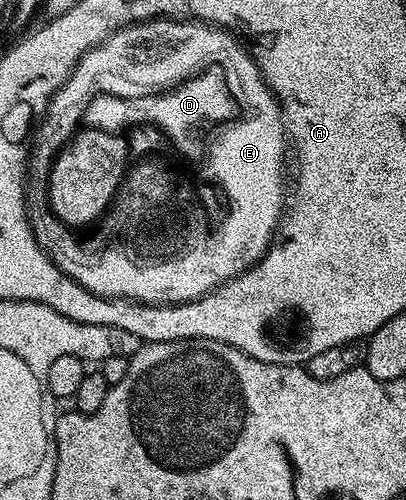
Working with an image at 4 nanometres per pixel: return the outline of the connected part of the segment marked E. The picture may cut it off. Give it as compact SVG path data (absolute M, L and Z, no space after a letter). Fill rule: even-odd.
M156 17L150 21L136 23L123 30L115 32L108 39L103 40L98 47L88 51L83 60L77 64L75 71L68 77L67 82L60 87L59 92L51 99L45 112L43 124L38 127L33 135L33 142L29 147L27 165L25 168L25 202L29 212L32 227L38 229L49 211L48 179L52 163L69 143L69 140L80 130L79 111L83 111L83 103L88 97L95 95L95 91L124 91L126 95L138 95L140 92L157 91L159 87L168 87L179 83L180 79L188 79L189 74L202 68L218 69L224 67L232 71L243 82L243 115L235 127L228 128L228 132L217 132L210 142L214 146L214 161L216 174L223 179L232 197L234 198L234 212L223 227L223 239L220 243L213 243L213 251L187 251L177 255L177 249L159 247L153 241L147 241L147 235L123 235L121 239L111 241L111 249L107 253L49 253L47 256L61 268L71 279L76 279L85 289L94 295L105 295L117 299L133 299L136 302L154 303L156 305L170 305L173 303L194 302L200 294L208 294L220 286L219 267L231 271L232 276L237 276L248 267L258 263L267 253L269 235L267 227L262 221L266 215L282 216L284 206L280 203L266 203L263 199L279 199L283 195L283 143L285 147L285 132L279 104L275 96L266 87L259 74L258 67L251 60L250 54L238 42L234 43L228 32L214 26L204 25L199 21L180 21L175 17ZM185 261L195 261L195 273L171 273L177 265Z

